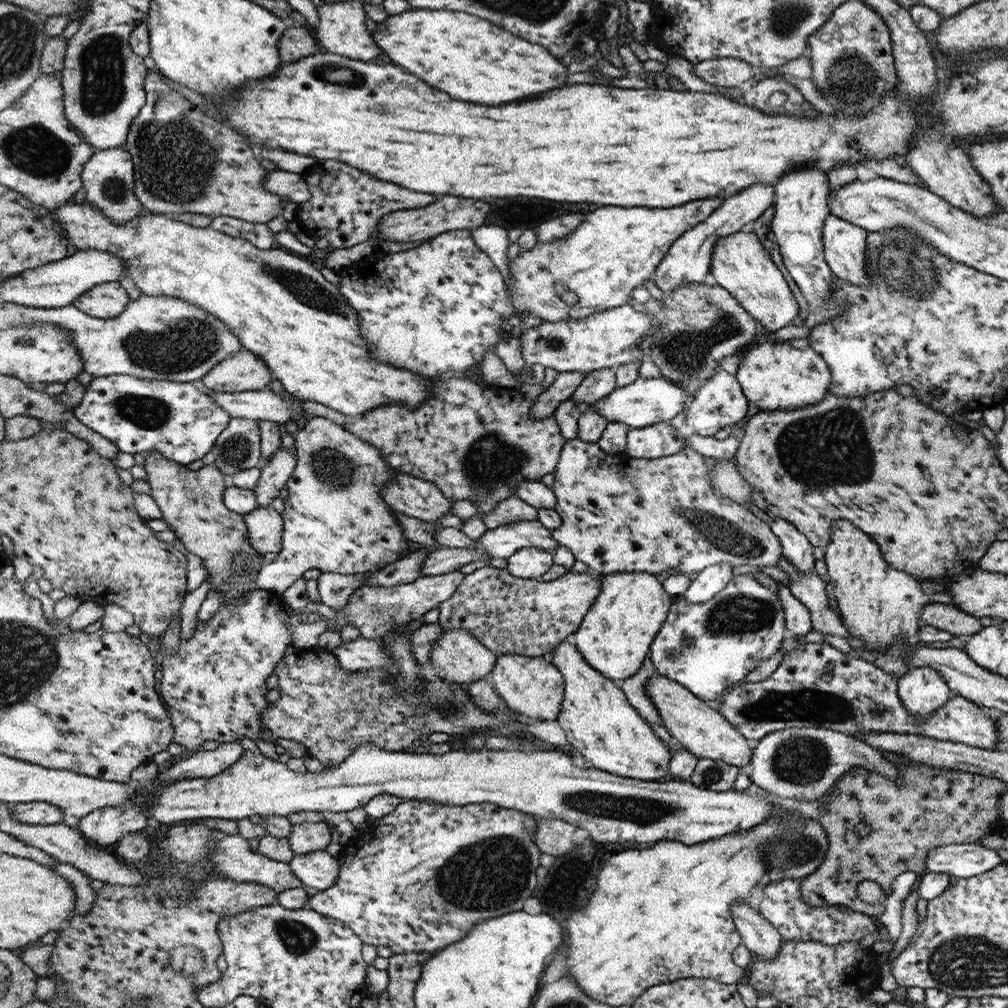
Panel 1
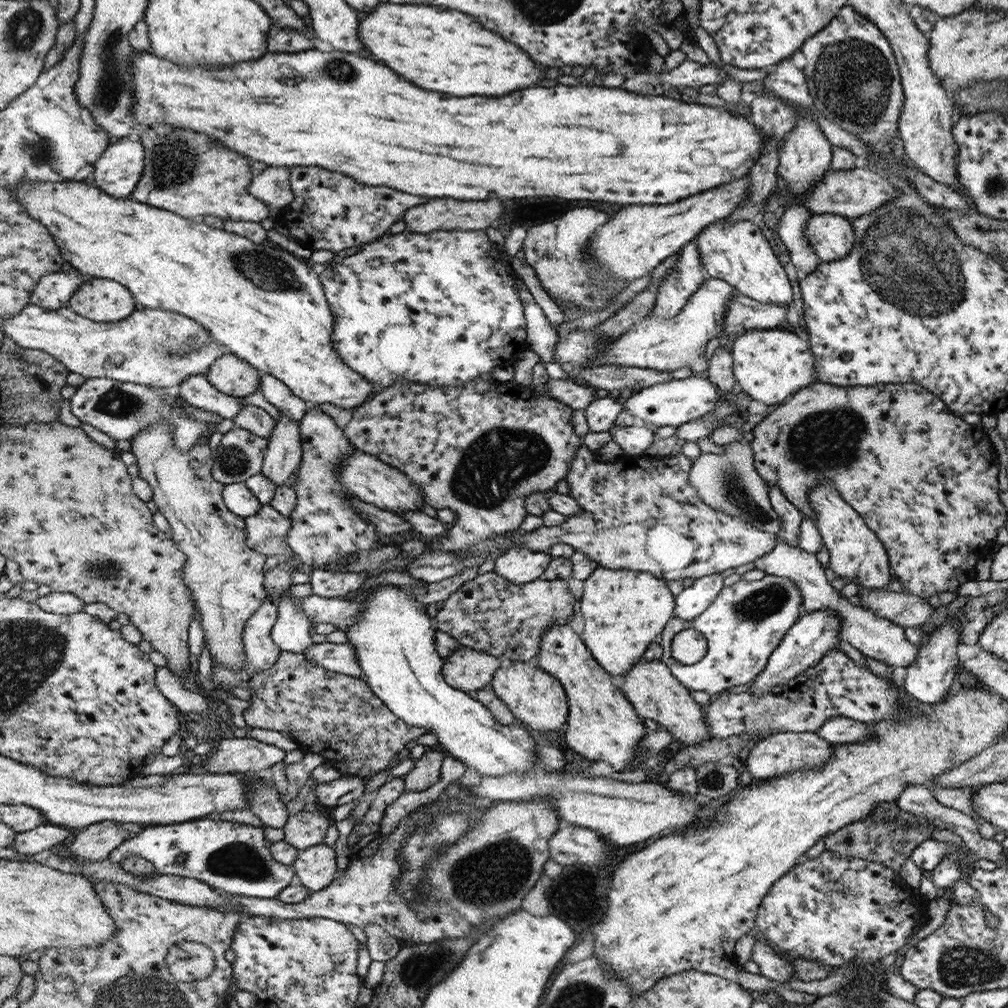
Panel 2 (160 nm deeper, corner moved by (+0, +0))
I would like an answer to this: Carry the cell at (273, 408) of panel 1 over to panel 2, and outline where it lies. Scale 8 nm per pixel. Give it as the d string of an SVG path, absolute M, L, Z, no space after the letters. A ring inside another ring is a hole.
M192 375L174 391L188 404L216 413L224 419L233 419L244 406L244 397L232 397L220 392L208 382L205 375Z

